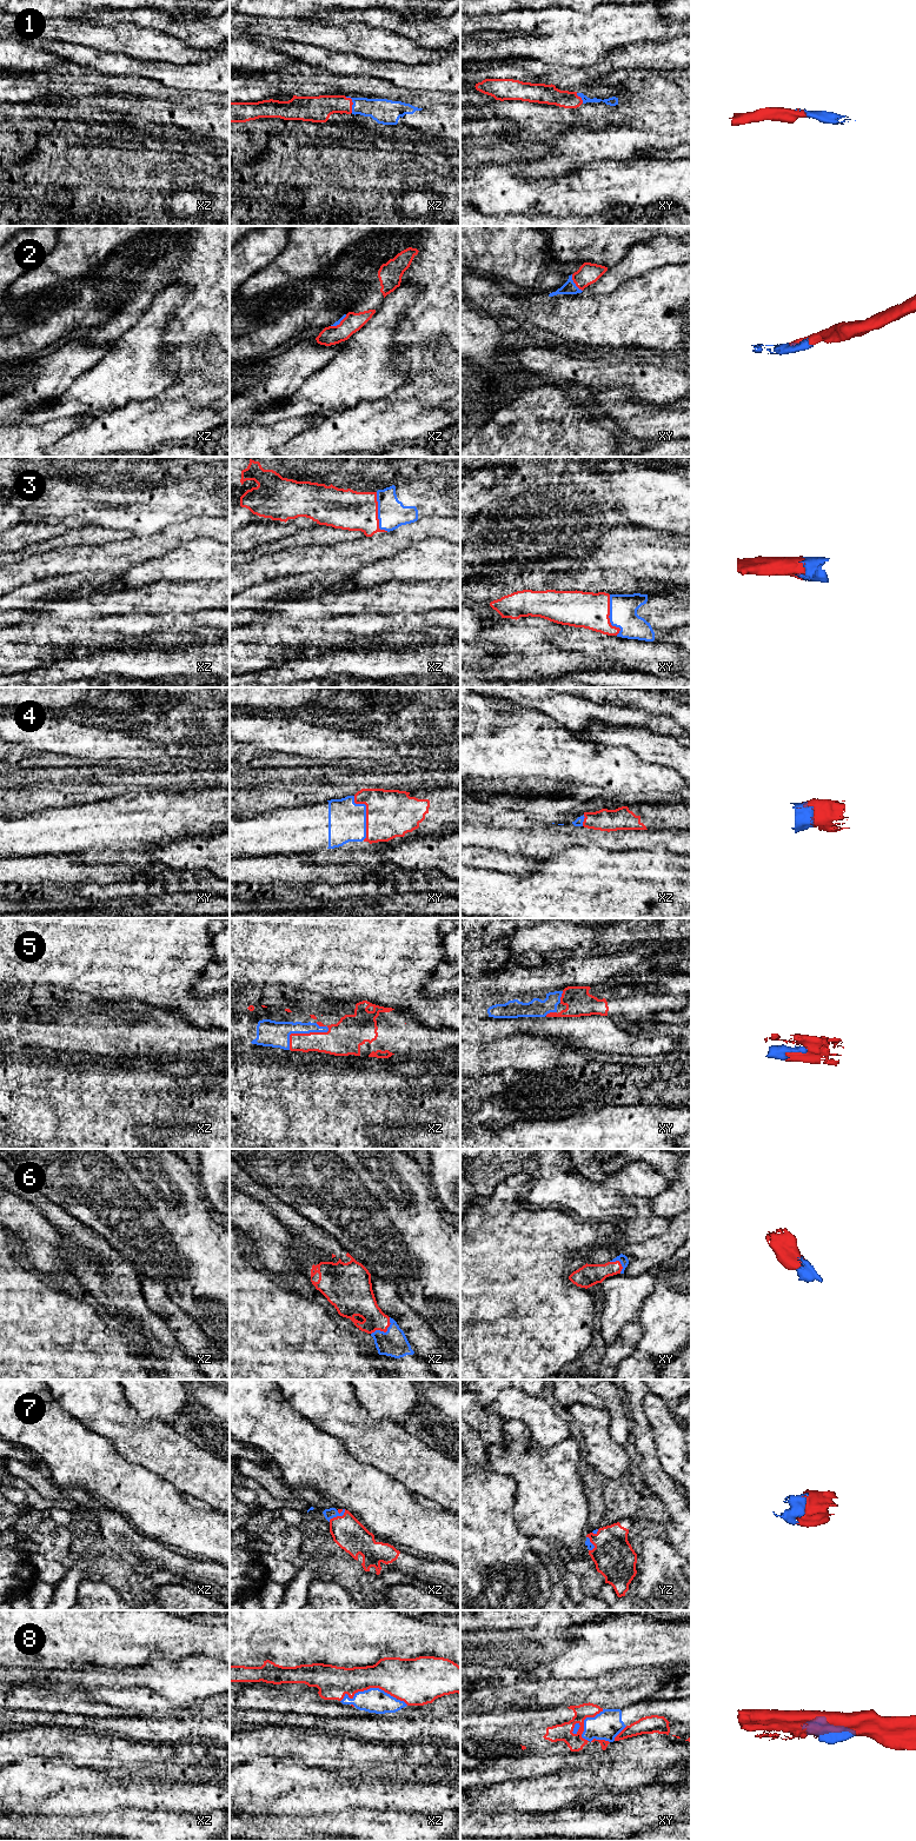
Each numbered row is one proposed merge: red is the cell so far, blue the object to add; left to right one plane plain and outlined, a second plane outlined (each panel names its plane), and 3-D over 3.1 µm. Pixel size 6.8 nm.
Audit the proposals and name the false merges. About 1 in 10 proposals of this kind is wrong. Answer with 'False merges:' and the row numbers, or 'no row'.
False merges: 8

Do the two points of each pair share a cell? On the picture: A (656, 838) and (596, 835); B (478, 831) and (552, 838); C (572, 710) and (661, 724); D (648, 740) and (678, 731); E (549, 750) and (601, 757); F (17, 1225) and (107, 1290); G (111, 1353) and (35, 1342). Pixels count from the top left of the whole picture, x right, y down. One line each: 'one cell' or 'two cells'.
A: one cell
B: one cell
C: one cell
D: two cells
E: one cell
F: two cells
G: one cell

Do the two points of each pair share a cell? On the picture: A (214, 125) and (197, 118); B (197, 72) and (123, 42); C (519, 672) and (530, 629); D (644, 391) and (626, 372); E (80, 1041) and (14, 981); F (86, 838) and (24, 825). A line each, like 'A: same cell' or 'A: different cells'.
A: same cell
B: different cells
C: same cell
D: same cell
E: different cells
F: same cell

